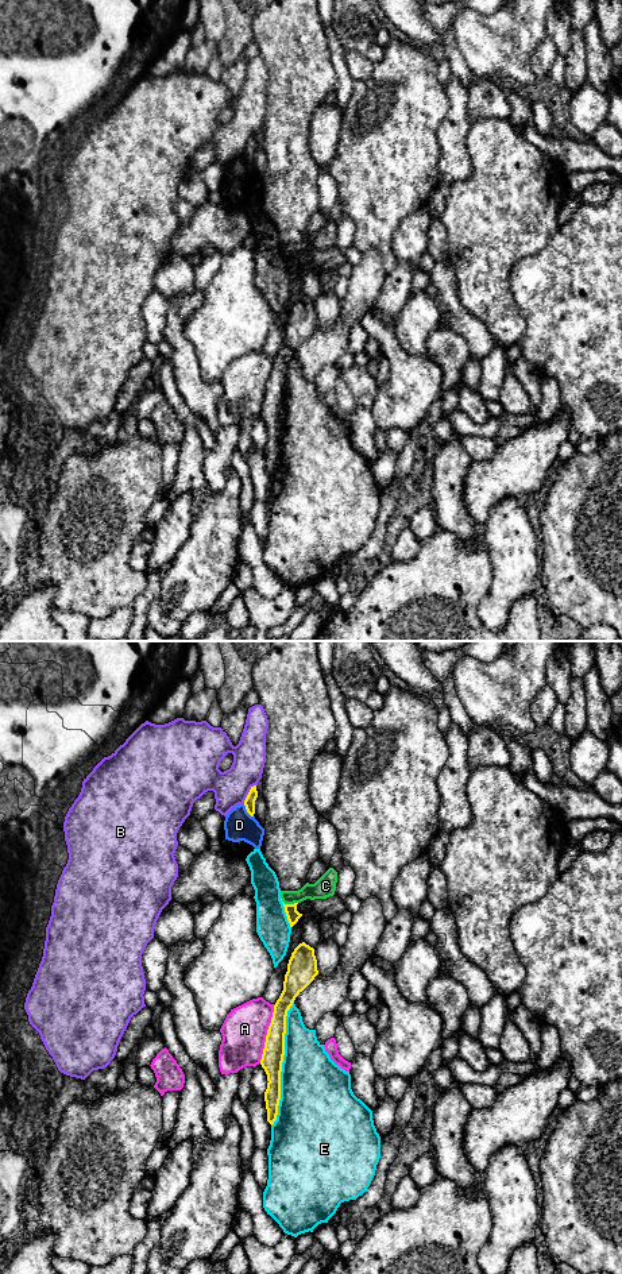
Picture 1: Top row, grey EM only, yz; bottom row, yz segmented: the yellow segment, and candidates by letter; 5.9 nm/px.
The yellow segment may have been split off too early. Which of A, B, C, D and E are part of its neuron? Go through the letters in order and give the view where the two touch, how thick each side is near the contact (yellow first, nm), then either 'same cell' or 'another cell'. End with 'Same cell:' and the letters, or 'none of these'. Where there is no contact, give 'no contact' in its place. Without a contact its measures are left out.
A: yz | 130/260 nm | another cell
B: yz | 60/220 nm | another cell
C: yz | 80/120 nm | another cell
D: yz | 60/180 nm | another cell
E: yz | 130/400 nm | another cell
Same cell: none of these

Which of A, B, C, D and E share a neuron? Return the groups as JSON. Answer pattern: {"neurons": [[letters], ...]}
{"neurons": [["A"], ["B"], ["C"], ["D"], ["E"]]}

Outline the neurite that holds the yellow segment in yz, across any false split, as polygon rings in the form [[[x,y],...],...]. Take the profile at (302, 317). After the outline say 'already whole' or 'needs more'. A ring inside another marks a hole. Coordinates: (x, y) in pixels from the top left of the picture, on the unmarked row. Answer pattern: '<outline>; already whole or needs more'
[[[305,294],[300,296],[287,316],[283,343],[274,358],[271,375],[267,382],[260,417],[267,426],[264,453],[267,474],[273,478],[277,472],[281,452],[281,424],[285,408],[286,368],[295,350],[318,327],[314,301]]]; already whole

